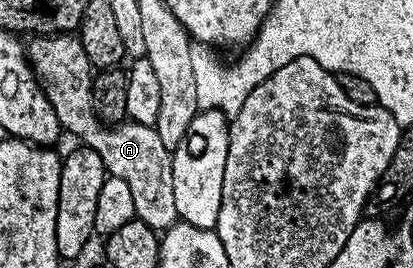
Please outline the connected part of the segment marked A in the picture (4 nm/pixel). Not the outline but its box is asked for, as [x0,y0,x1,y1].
[26,34,178,234]

